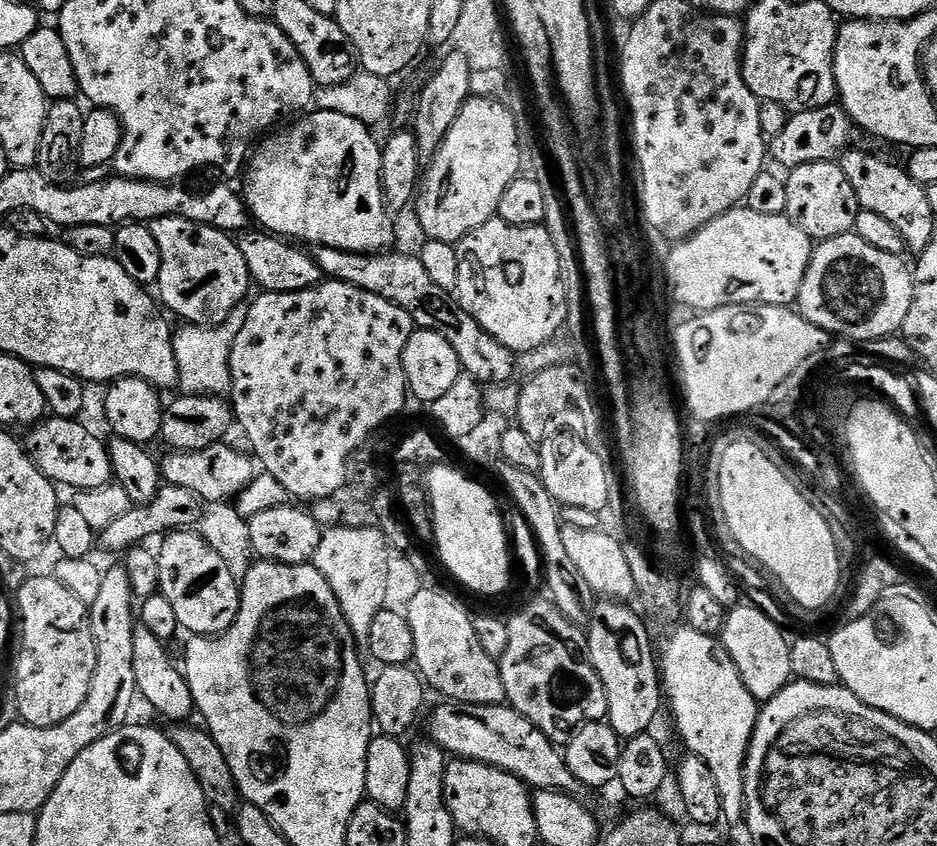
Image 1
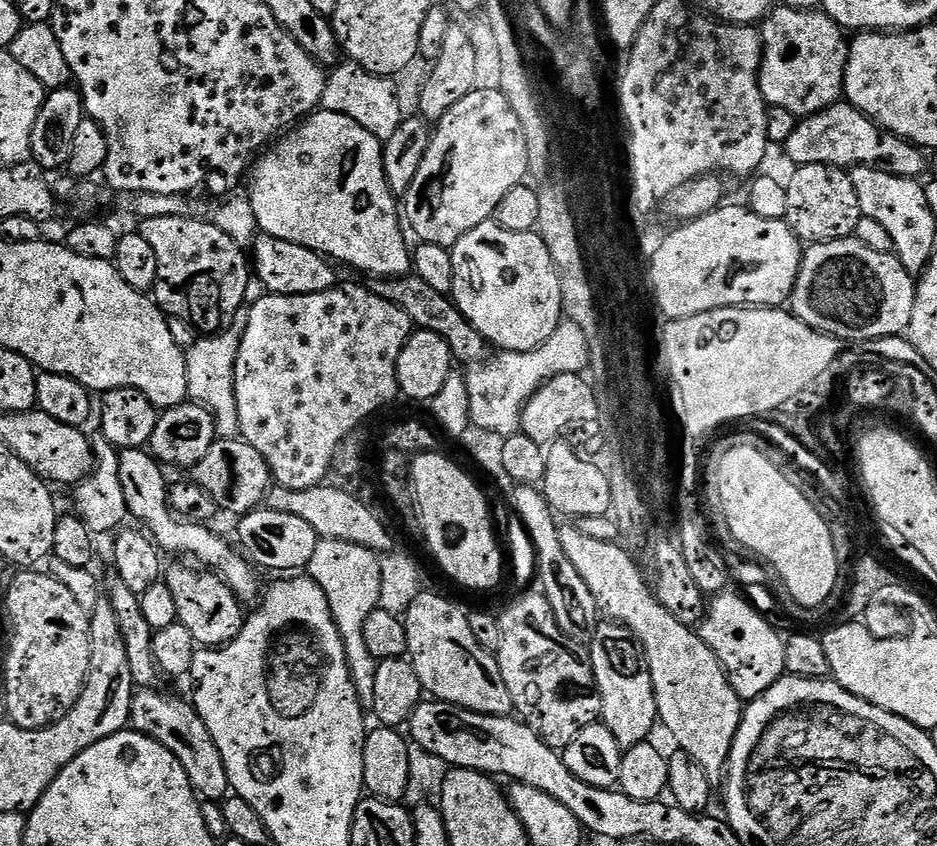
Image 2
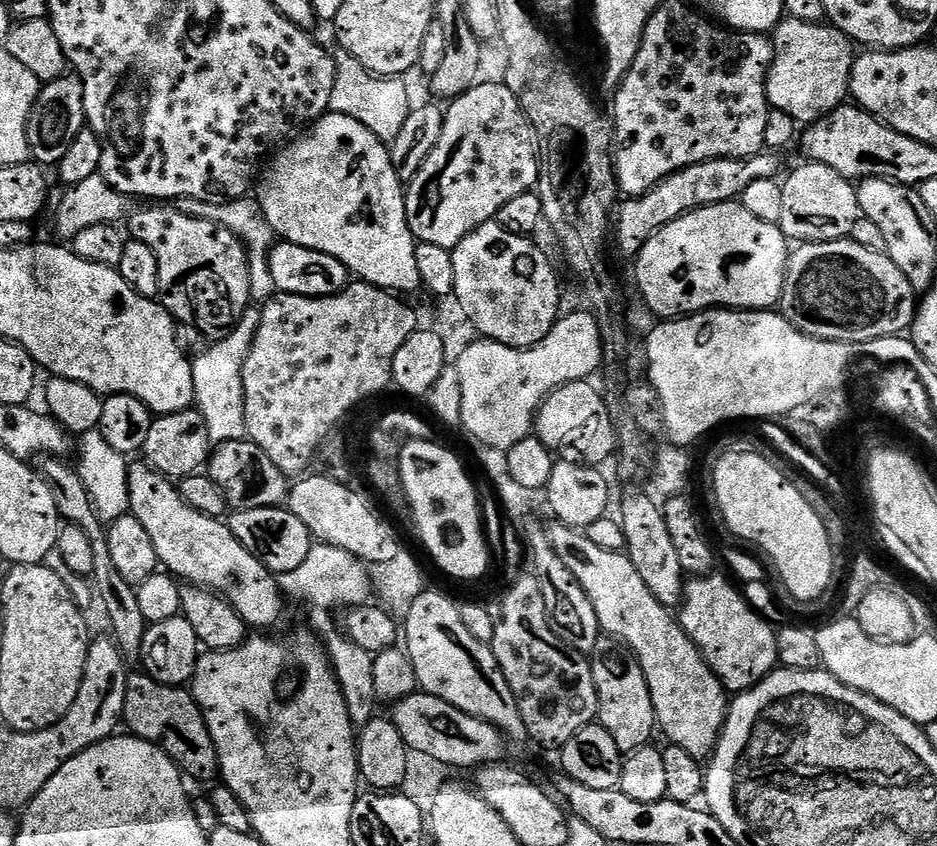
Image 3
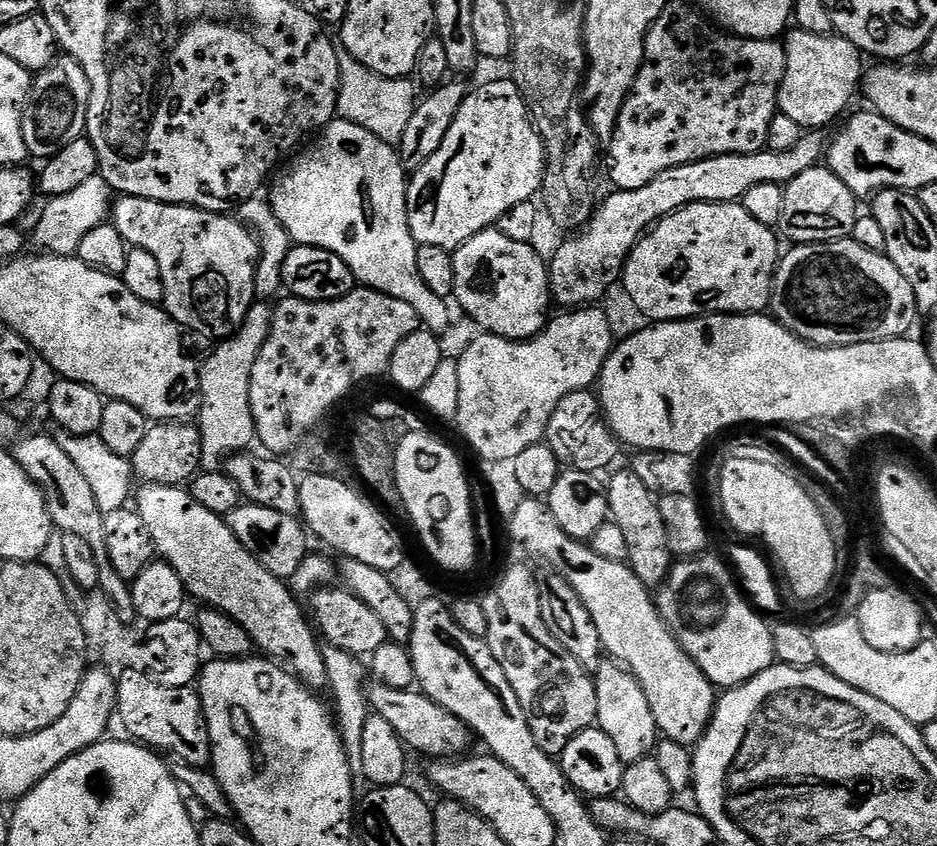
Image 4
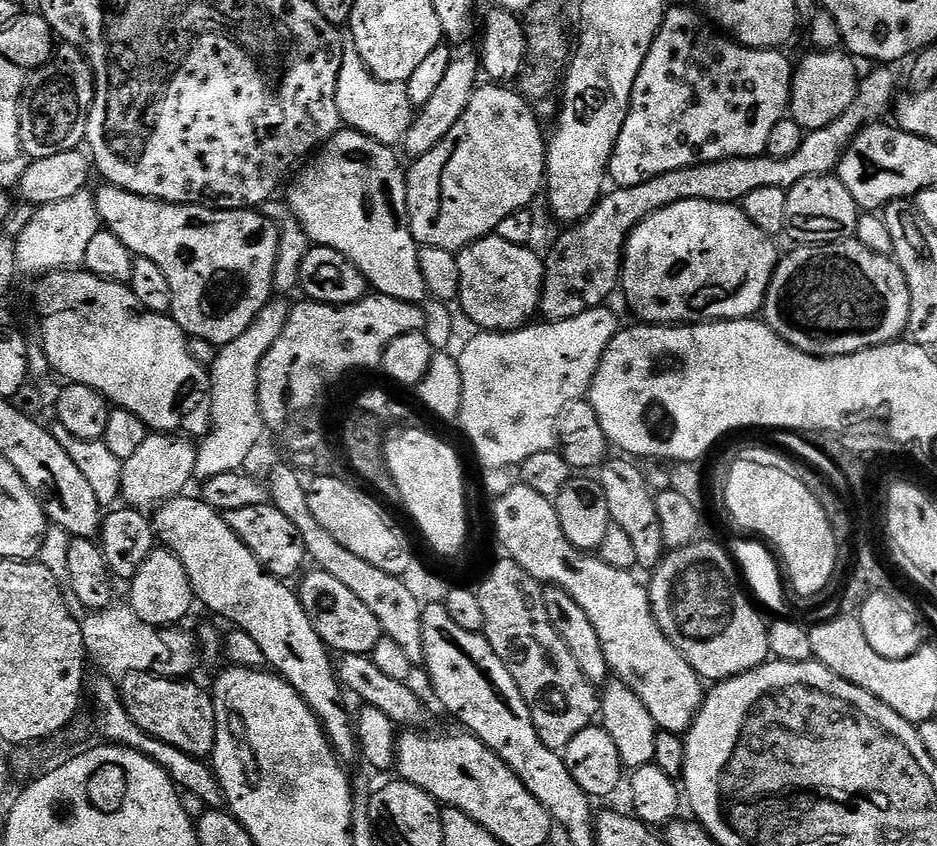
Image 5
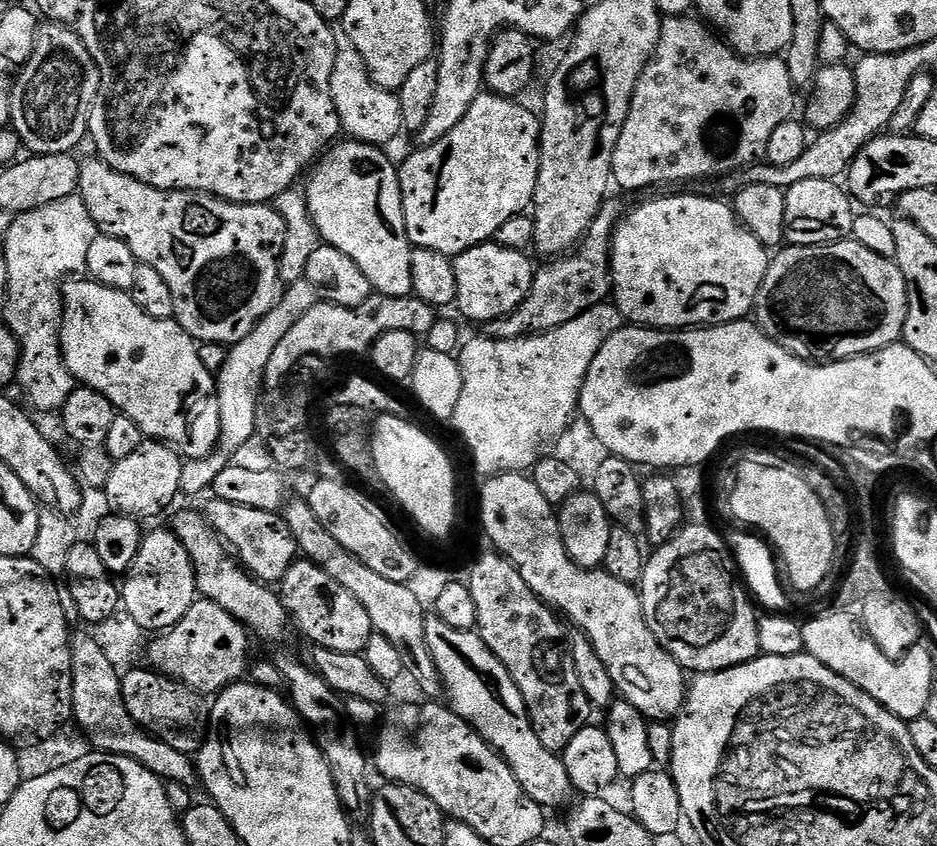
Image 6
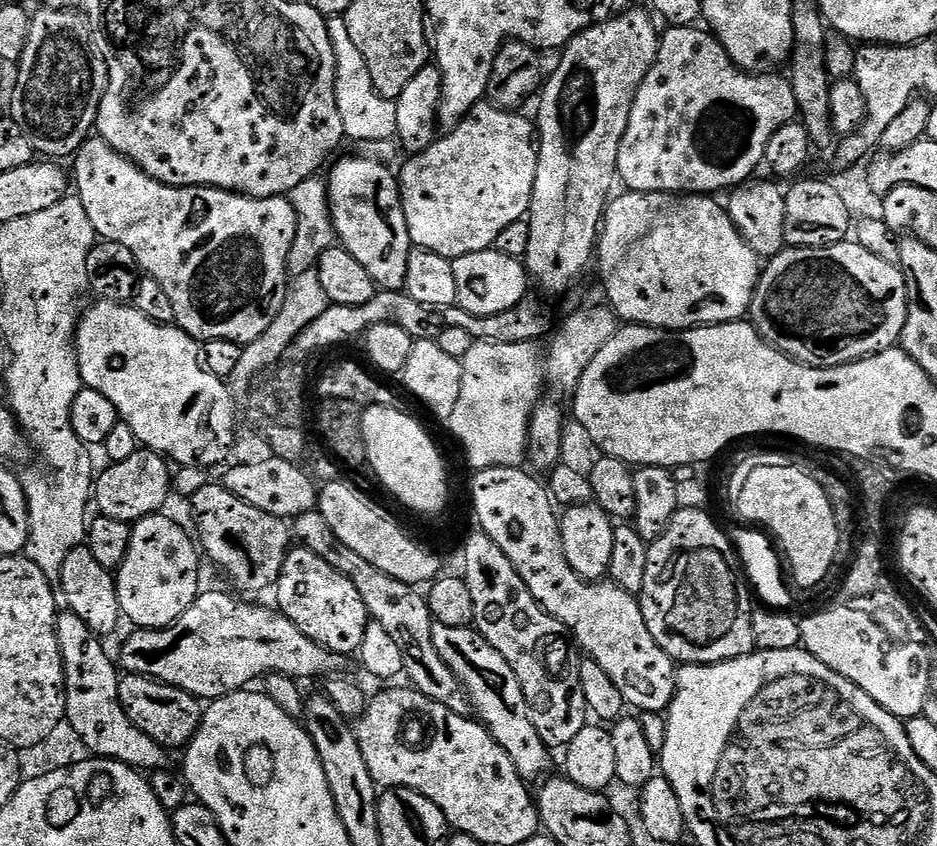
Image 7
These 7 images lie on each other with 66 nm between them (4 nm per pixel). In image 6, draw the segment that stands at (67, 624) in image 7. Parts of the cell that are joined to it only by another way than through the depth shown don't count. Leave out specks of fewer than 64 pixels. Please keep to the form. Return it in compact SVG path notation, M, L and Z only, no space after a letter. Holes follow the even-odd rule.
M77 631L72 637L72 714L75 725L95 751L125 756L146 766L146 770L169 784L195 789L198 773L193 757L174 750L174 746L166 746L166 742L157 740L151 732L145 732L136 724L134 718L130 718L120 689L121 679L121 673L110 664L93 637L87 631Z

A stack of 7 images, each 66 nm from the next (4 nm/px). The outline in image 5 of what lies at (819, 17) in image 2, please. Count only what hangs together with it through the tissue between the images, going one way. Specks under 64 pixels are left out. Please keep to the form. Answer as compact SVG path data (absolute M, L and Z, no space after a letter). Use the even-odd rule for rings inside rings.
M809 51L809 56L801 64L797 63L792 78L792 102L790 116L805 130L830 126L842 114L846 114L846 106L854 102L856 97L857 61L847 51L822 52Z

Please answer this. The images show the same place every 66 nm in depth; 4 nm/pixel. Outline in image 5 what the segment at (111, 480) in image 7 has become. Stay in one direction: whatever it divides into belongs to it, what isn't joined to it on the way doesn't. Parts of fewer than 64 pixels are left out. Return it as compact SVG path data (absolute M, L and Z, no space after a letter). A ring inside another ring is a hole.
M176 434L148 435L146 442L142 442L141 448L130 459L123 461L120 486L120 496L123 503L129 508L152 510L163 504L165 500L172 500L175 496L181 495L187 489L184 487L190 482L193 483L194 469L196 467L196 450L197 445L191 439L181 438Z

